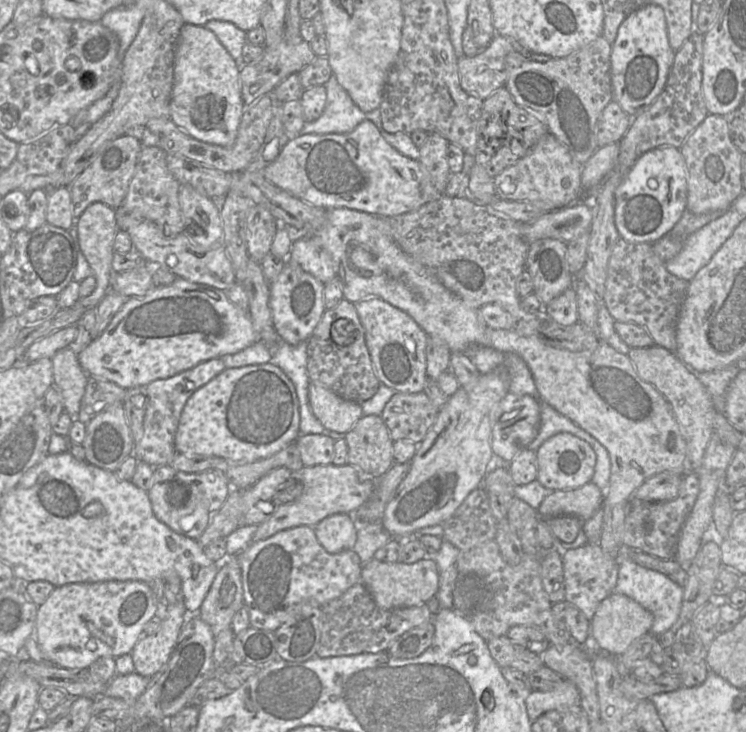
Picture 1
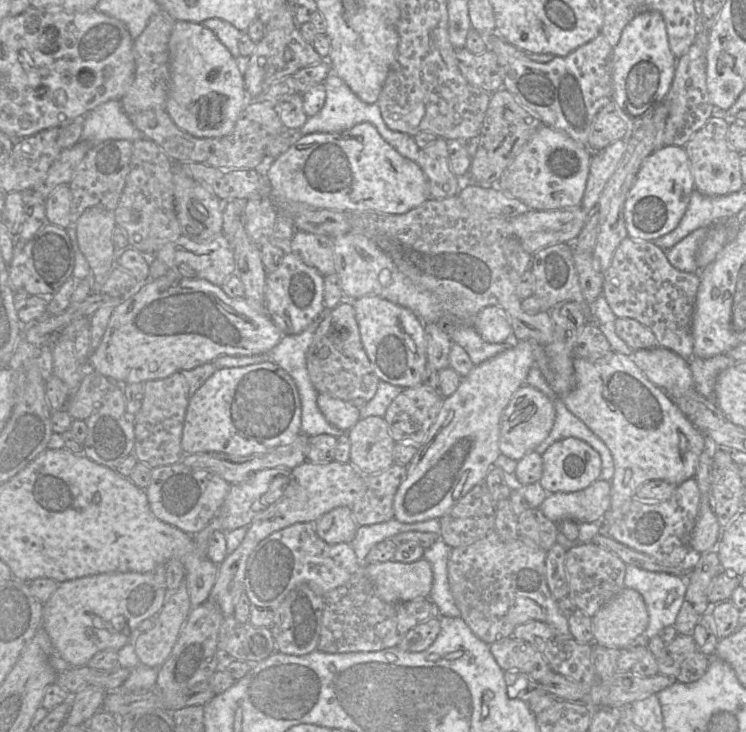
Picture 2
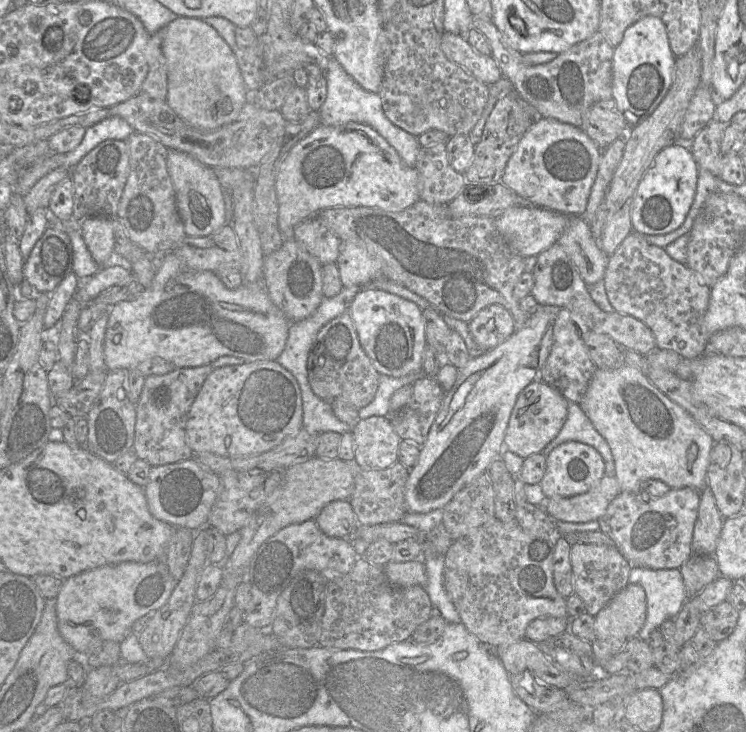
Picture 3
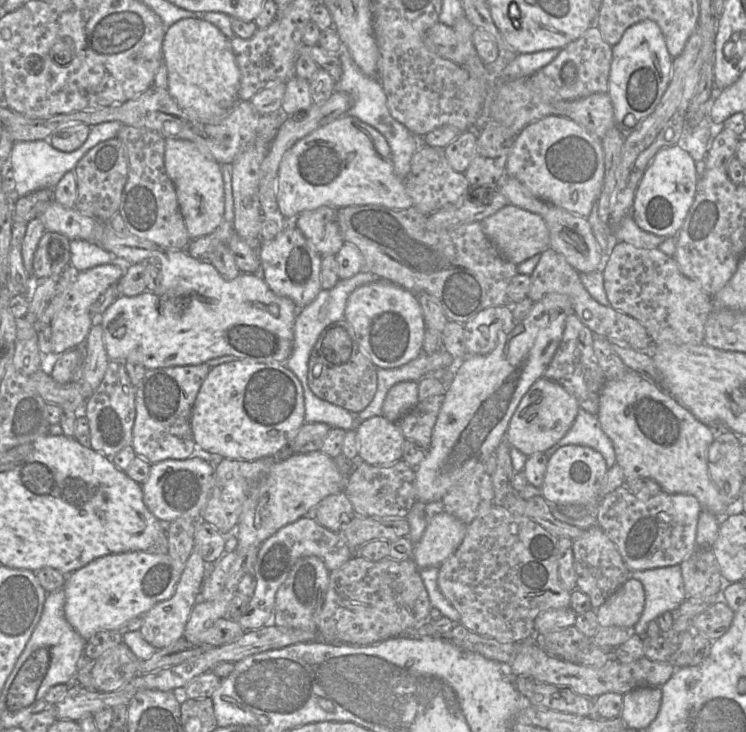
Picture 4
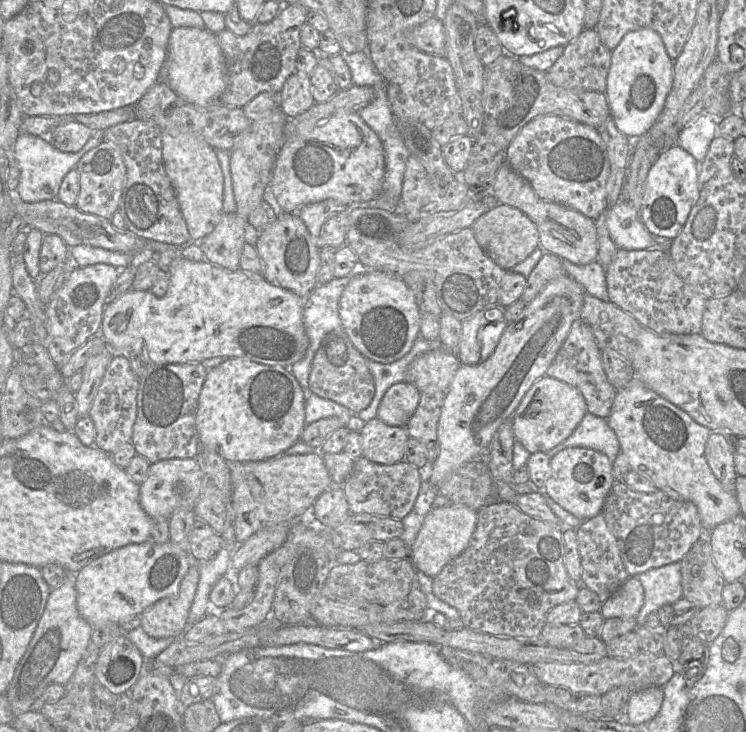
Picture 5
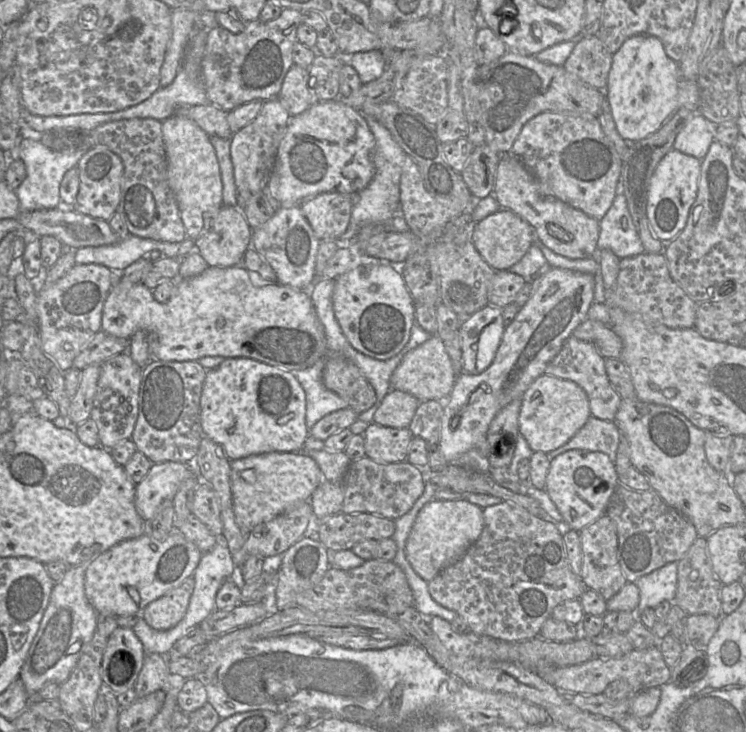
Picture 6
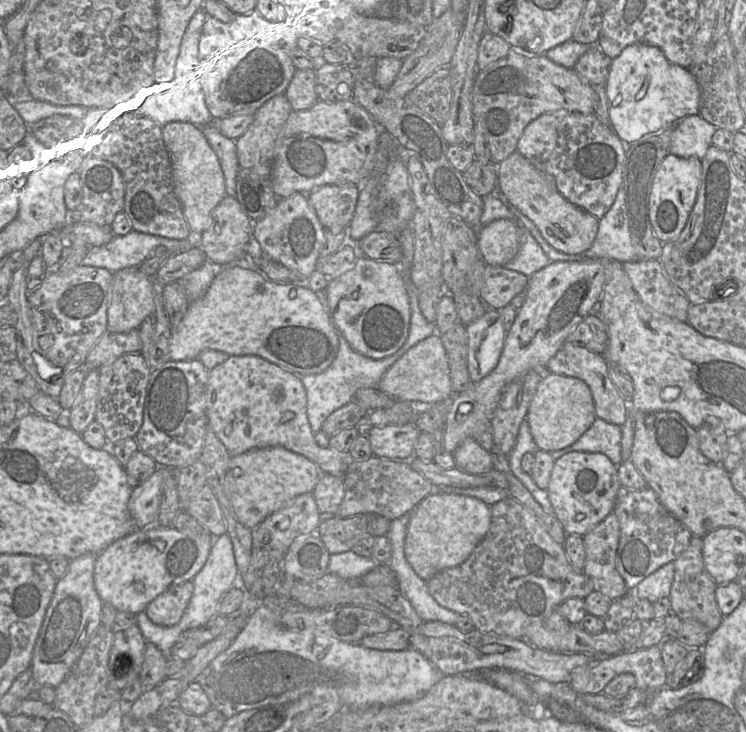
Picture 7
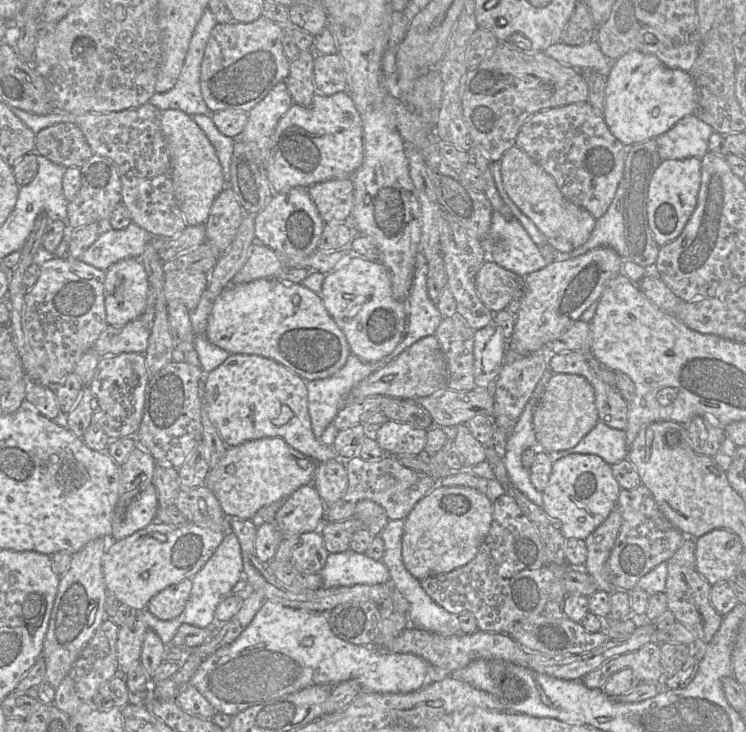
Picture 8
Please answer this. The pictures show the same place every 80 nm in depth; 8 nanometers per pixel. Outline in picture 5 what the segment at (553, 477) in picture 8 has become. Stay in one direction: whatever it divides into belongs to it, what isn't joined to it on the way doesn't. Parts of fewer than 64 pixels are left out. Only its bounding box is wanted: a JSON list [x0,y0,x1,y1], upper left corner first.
[542,447,615,520]

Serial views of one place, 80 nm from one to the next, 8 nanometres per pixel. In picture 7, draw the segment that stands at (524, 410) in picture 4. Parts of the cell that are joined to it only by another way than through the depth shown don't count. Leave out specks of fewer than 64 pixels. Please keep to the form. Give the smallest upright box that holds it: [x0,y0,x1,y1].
[526,375,596,452]

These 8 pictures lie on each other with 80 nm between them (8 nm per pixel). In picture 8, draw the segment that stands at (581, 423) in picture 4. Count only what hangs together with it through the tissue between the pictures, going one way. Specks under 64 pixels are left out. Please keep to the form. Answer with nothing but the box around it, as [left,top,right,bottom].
[545,421,628,466]

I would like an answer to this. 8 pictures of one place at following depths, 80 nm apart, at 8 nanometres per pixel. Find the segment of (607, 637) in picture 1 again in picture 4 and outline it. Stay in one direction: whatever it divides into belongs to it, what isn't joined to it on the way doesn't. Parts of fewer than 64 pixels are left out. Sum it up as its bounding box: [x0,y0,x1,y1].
[596,577,645,628]

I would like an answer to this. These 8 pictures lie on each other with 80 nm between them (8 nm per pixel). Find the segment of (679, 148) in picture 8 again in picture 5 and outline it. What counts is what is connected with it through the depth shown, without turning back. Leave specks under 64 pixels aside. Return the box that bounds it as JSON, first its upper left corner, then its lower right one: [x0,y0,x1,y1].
[676,114,723,162]

